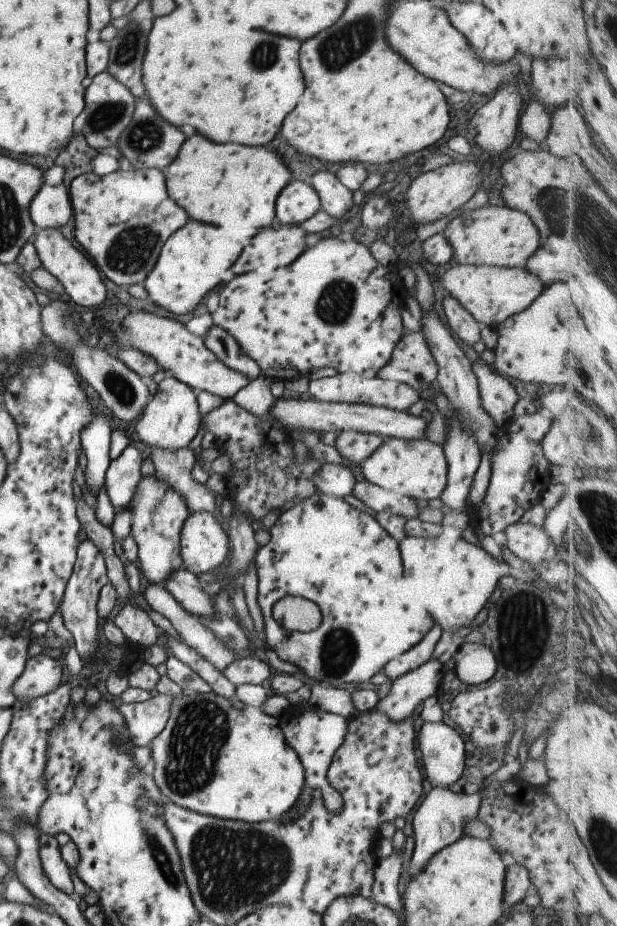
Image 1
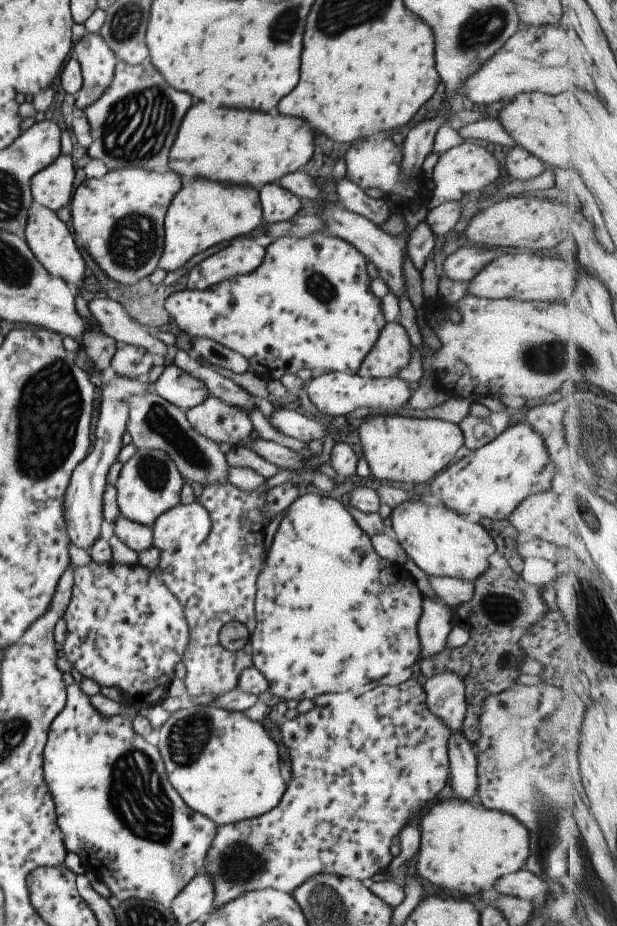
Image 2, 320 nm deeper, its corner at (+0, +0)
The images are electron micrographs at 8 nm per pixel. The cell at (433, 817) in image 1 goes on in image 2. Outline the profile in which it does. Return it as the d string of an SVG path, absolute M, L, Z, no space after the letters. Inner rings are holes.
M461 731L453 732L447 740L446 754L447 768L451 774L449 776L451 797L461 802L470 801L478 789L474 748Z

